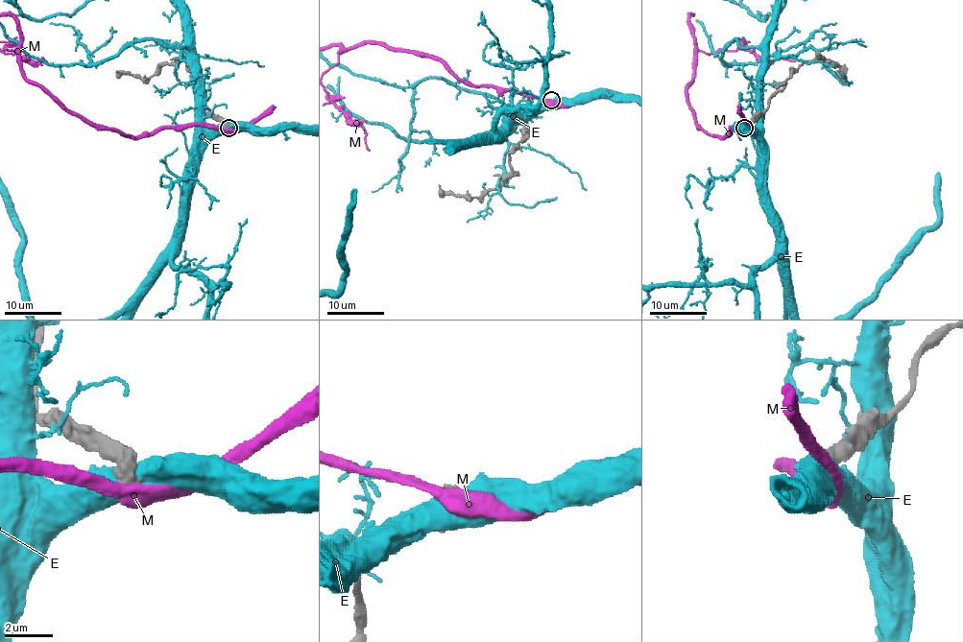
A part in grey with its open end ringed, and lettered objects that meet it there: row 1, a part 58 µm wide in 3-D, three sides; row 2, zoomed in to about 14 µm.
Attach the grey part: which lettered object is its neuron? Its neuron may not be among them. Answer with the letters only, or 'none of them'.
none of them

